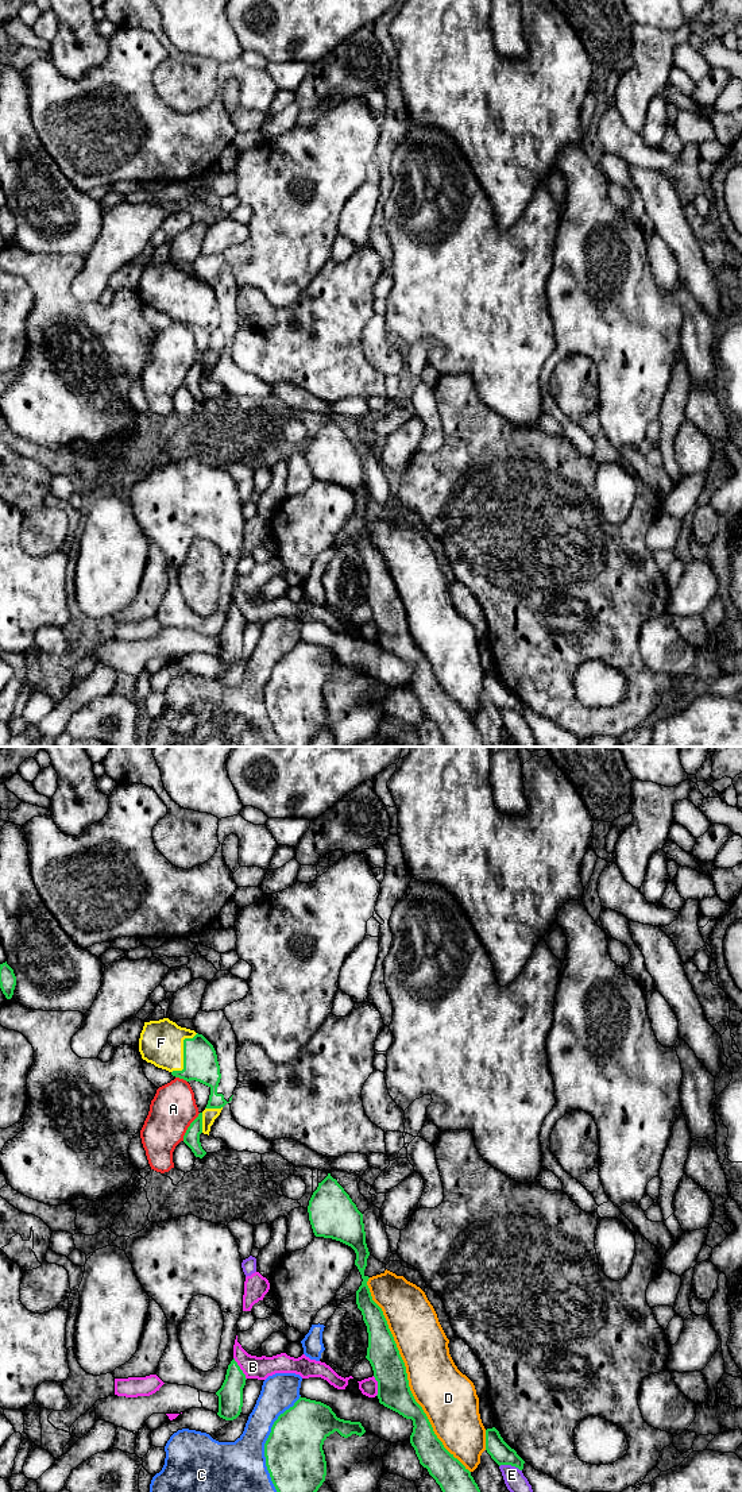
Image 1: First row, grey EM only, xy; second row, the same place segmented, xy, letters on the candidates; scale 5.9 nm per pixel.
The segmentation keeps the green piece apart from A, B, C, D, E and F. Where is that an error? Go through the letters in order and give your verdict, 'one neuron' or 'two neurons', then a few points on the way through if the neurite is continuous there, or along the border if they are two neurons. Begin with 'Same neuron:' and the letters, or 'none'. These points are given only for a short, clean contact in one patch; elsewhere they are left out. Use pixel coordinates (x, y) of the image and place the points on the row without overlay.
Same neuron: F
A: two neurons
B: two neurons
C: two neurons
D: two neurons
E: two neurons
F: one neuron

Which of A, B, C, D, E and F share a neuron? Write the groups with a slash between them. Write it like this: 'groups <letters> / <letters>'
groups A / B / C / D / E / F

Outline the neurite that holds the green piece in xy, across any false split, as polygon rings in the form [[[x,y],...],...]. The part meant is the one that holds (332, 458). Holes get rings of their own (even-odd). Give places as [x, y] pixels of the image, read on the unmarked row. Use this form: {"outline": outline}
{"outline": [[[331,417],[318,427],[309,444],[308,456],[316,481],[340,485],[356,497],[355,509],[363,523],[356,535],[356,548],[367,570],[366,602],[378,625],[379,647],[413,664],[410,687],[420,708],[440,729],[445,747],[484,747],[471,716],[444,691],[410,635],[405,606],[383,555],[372,544],[367,529],[370,521],[364,518],[364,513],[370,496],[366,487],[363,458]]]}

